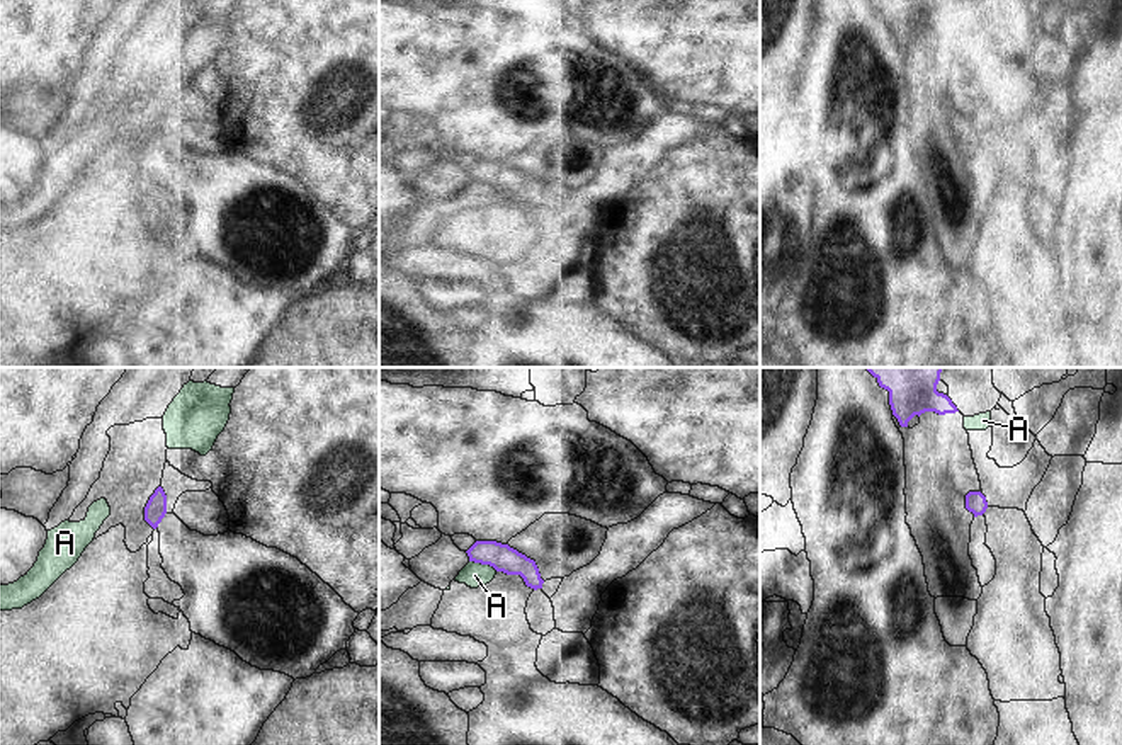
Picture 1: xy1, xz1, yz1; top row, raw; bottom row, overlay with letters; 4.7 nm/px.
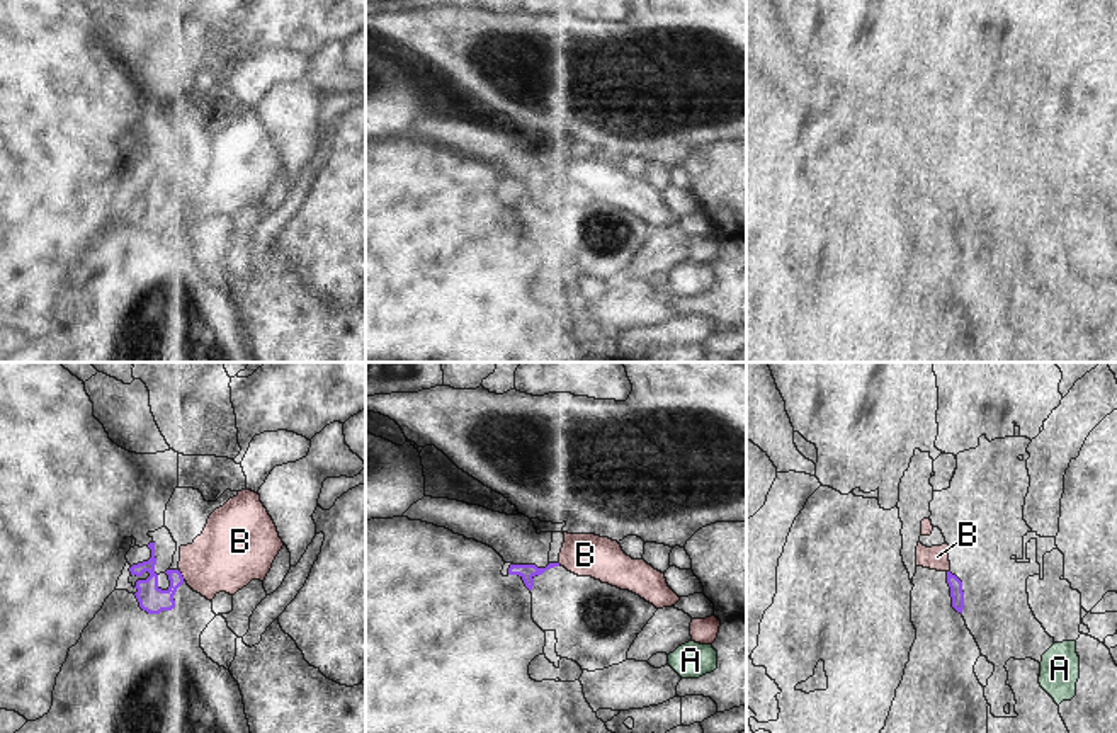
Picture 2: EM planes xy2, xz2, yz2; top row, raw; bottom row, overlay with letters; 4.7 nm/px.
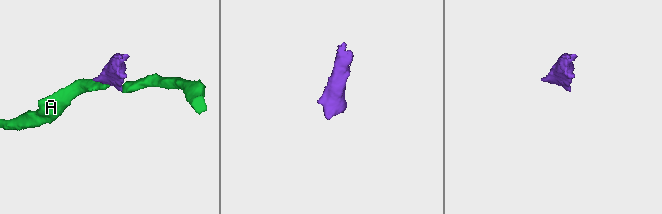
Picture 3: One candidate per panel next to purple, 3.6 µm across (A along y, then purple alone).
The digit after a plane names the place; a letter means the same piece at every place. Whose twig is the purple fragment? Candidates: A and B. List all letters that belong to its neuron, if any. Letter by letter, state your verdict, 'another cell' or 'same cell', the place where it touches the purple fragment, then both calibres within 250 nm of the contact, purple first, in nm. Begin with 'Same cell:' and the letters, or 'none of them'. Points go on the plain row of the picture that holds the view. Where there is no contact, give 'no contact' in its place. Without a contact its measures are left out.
Same cell: none of them
A: another cell; meets purple in xz1 at (483, 182); 130 nm thick on the purple side, 120 nm on the other
B: another cell; meets purple in xy2 at (181, 194); 130 nm thick on the purple side, 320 nm on the other

